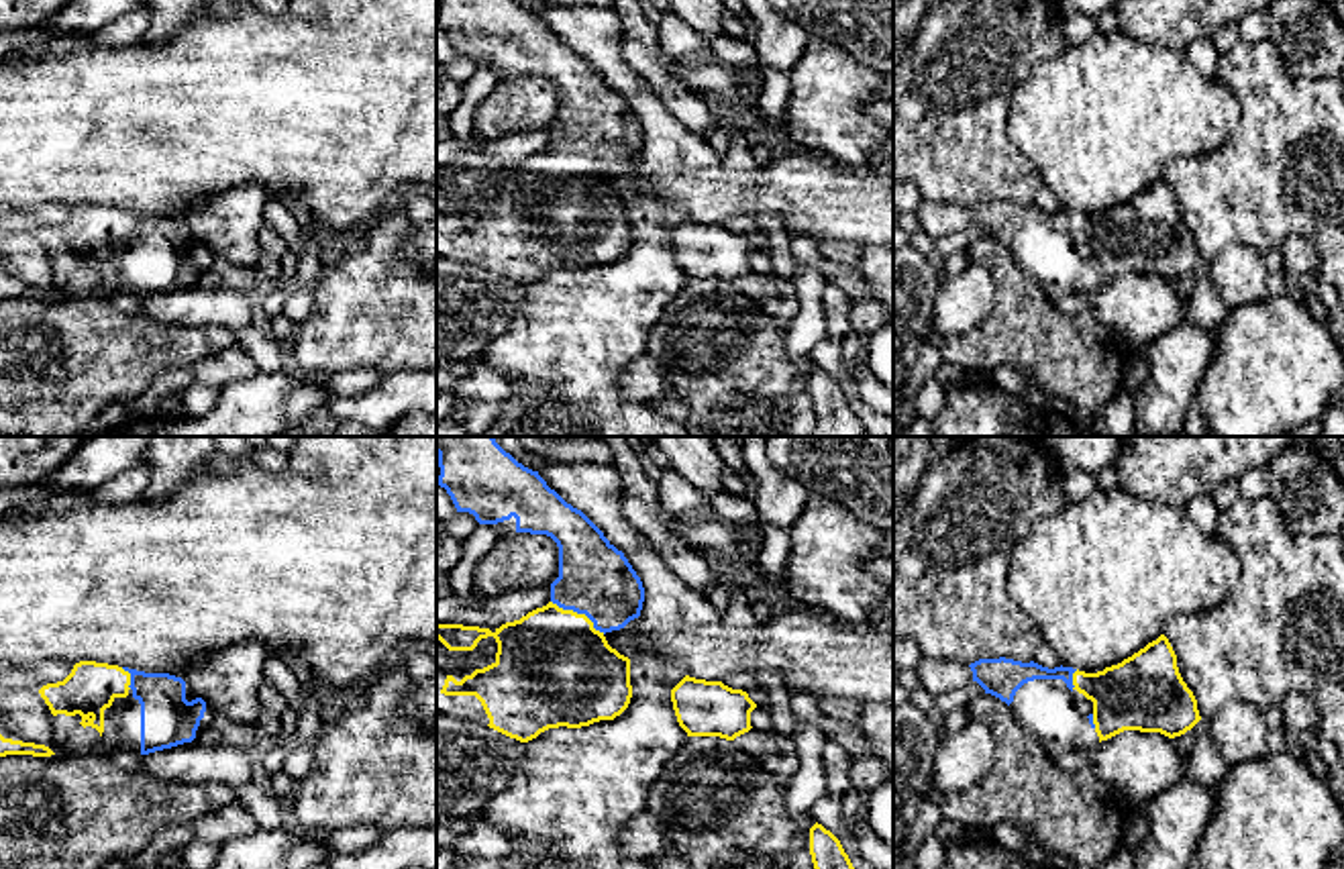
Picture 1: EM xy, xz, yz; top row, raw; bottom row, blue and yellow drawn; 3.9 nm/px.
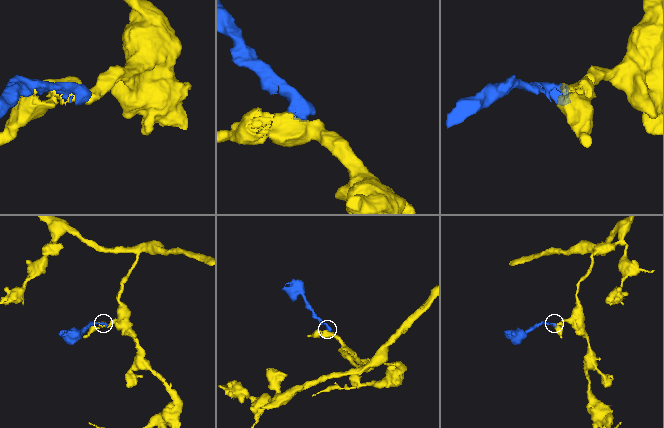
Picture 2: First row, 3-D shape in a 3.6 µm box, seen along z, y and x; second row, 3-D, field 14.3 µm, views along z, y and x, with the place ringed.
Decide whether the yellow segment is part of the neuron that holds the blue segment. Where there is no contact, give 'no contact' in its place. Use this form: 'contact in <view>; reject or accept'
contact in xz; accept

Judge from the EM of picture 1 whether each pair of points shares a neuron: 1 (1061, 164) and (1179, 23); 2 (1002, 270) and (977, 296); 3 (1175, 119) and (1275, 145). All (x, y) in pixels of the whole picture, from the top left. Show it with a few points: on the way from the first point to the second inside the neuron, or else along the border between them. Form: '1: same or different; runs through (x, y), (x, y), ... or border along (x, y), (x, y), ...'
1: different; border along (1120, 29), (1132, 37), (1183, 54)
2: different; border along (971, 260), (996, 294), (973, 327)
3: different; border along (1226, 86), (1238, 127), (1212, 151), (1187, 156)

